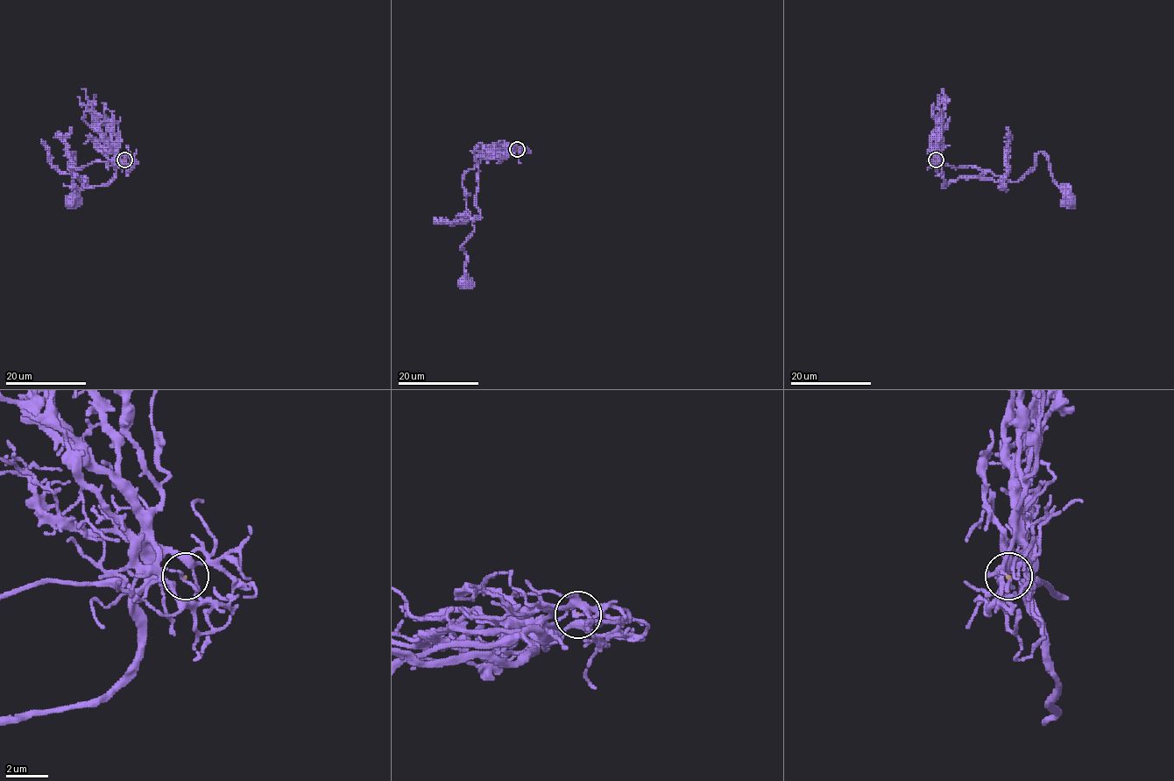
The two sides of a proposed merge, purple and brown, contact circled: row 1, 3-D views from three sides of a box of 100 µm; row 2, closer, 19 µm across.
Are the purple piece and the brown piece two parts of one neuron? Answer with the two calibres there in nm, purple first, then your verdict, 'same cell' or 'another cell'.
130 nm thick on the purple side, 50 nm on the other; another cell

